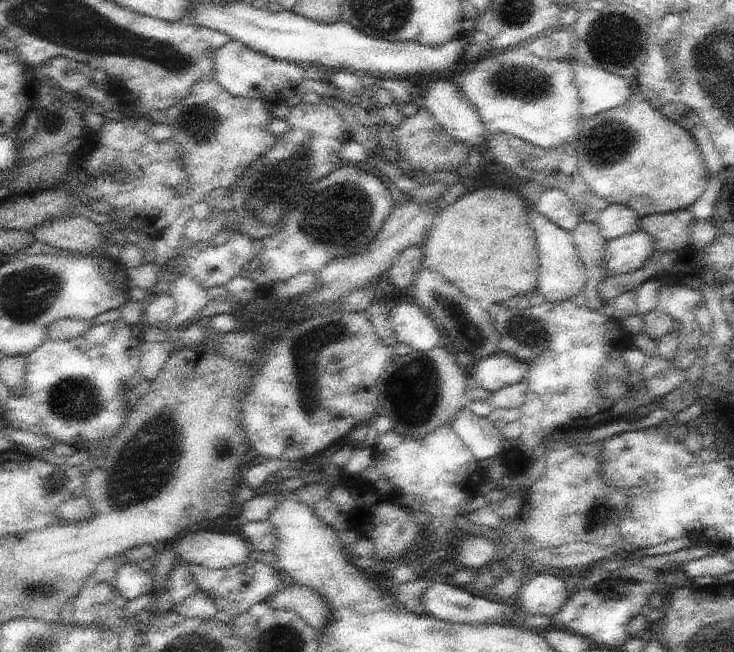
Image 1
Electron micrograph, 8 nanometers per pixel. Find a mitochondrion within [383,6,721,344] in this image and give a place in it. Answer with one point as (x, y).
(614, 38)

